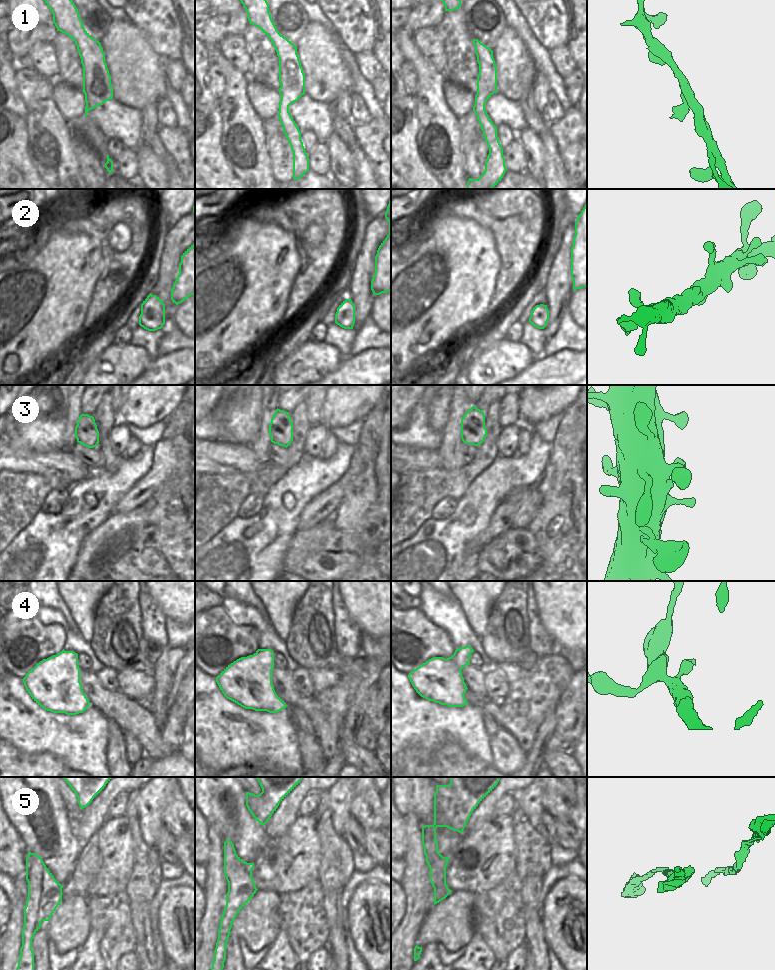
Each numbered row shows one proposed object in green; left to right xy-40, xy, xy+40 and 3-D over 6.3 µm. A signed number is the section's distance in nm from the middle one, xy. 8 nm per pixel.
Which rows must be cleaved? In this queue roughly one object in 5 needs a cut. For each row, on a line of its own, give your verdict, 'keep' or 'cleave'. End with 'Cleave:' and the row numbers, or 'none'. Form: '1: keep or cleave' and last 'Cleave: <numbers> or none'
1: keep
2: keep
3: keep
4: keep
5: keep
Cleave: none

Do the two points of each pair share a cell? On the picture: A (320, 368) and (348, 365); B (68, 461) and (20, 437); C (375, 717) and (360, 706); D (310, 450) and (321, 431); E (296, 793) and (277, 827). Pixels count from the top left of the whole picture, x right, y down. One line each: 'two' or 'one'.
A: two
B: two
C: two
D: one
E: one

